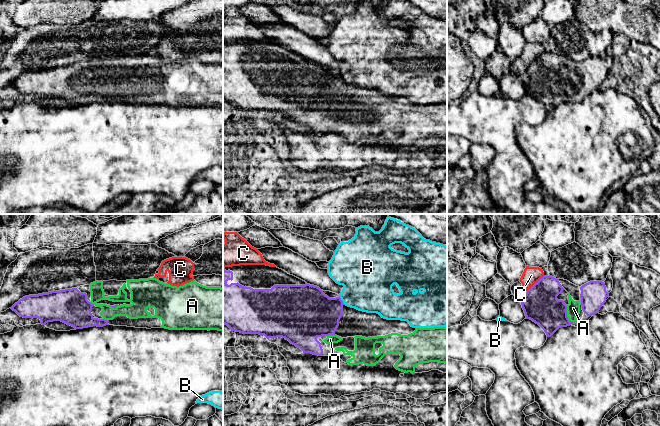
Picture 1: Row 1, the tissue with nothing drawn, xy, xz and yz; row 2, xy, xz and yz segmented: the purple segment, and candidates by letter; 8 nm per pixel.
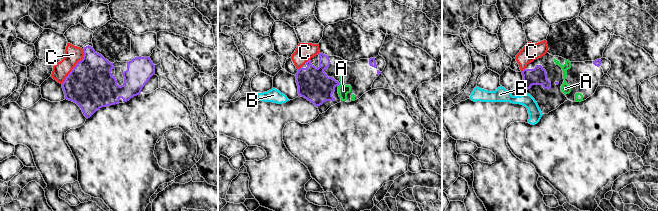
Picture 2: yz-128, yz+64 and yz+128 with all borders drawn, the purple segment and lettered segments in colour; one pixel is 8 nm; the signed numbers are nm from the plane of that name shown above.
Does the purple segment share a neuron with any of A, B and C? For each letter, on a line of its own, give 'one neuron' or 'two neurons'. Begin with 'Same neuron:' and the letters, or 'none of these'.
Same neuron: A
A: one neuron
B: two neurons
C: two neurons

